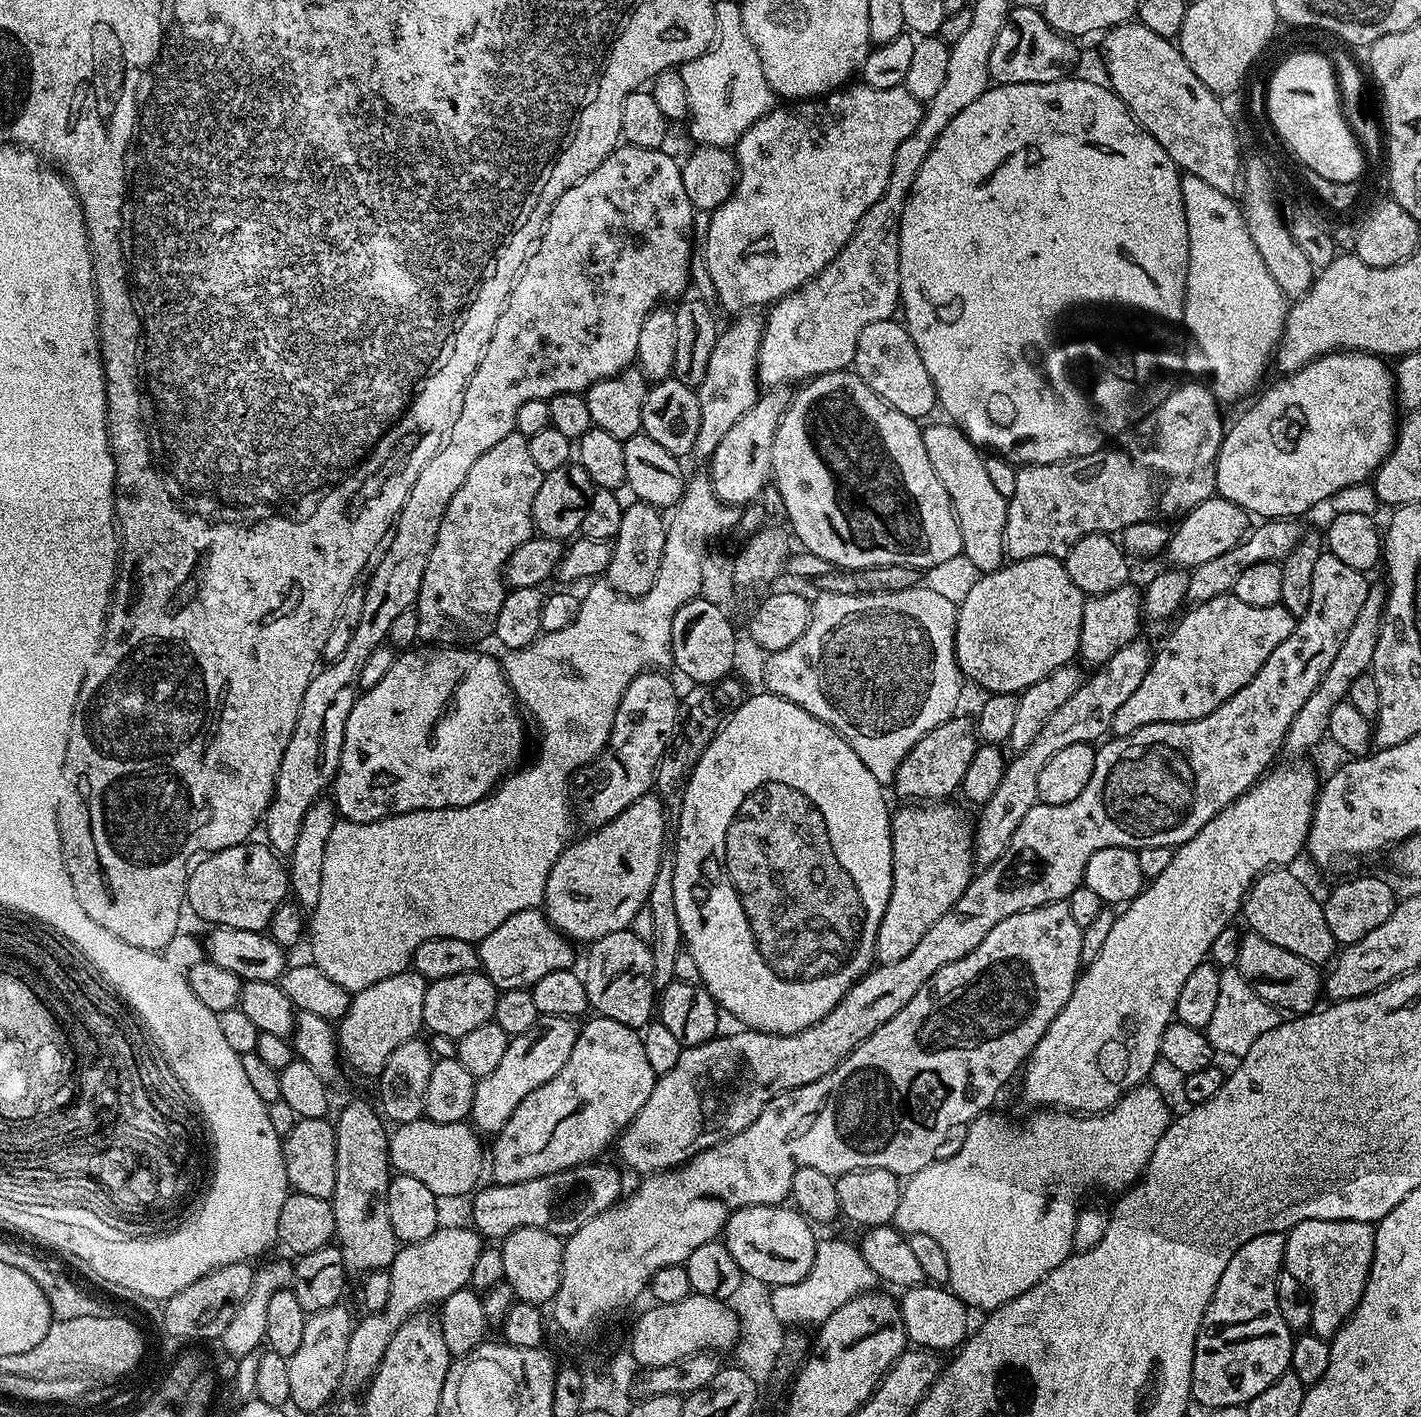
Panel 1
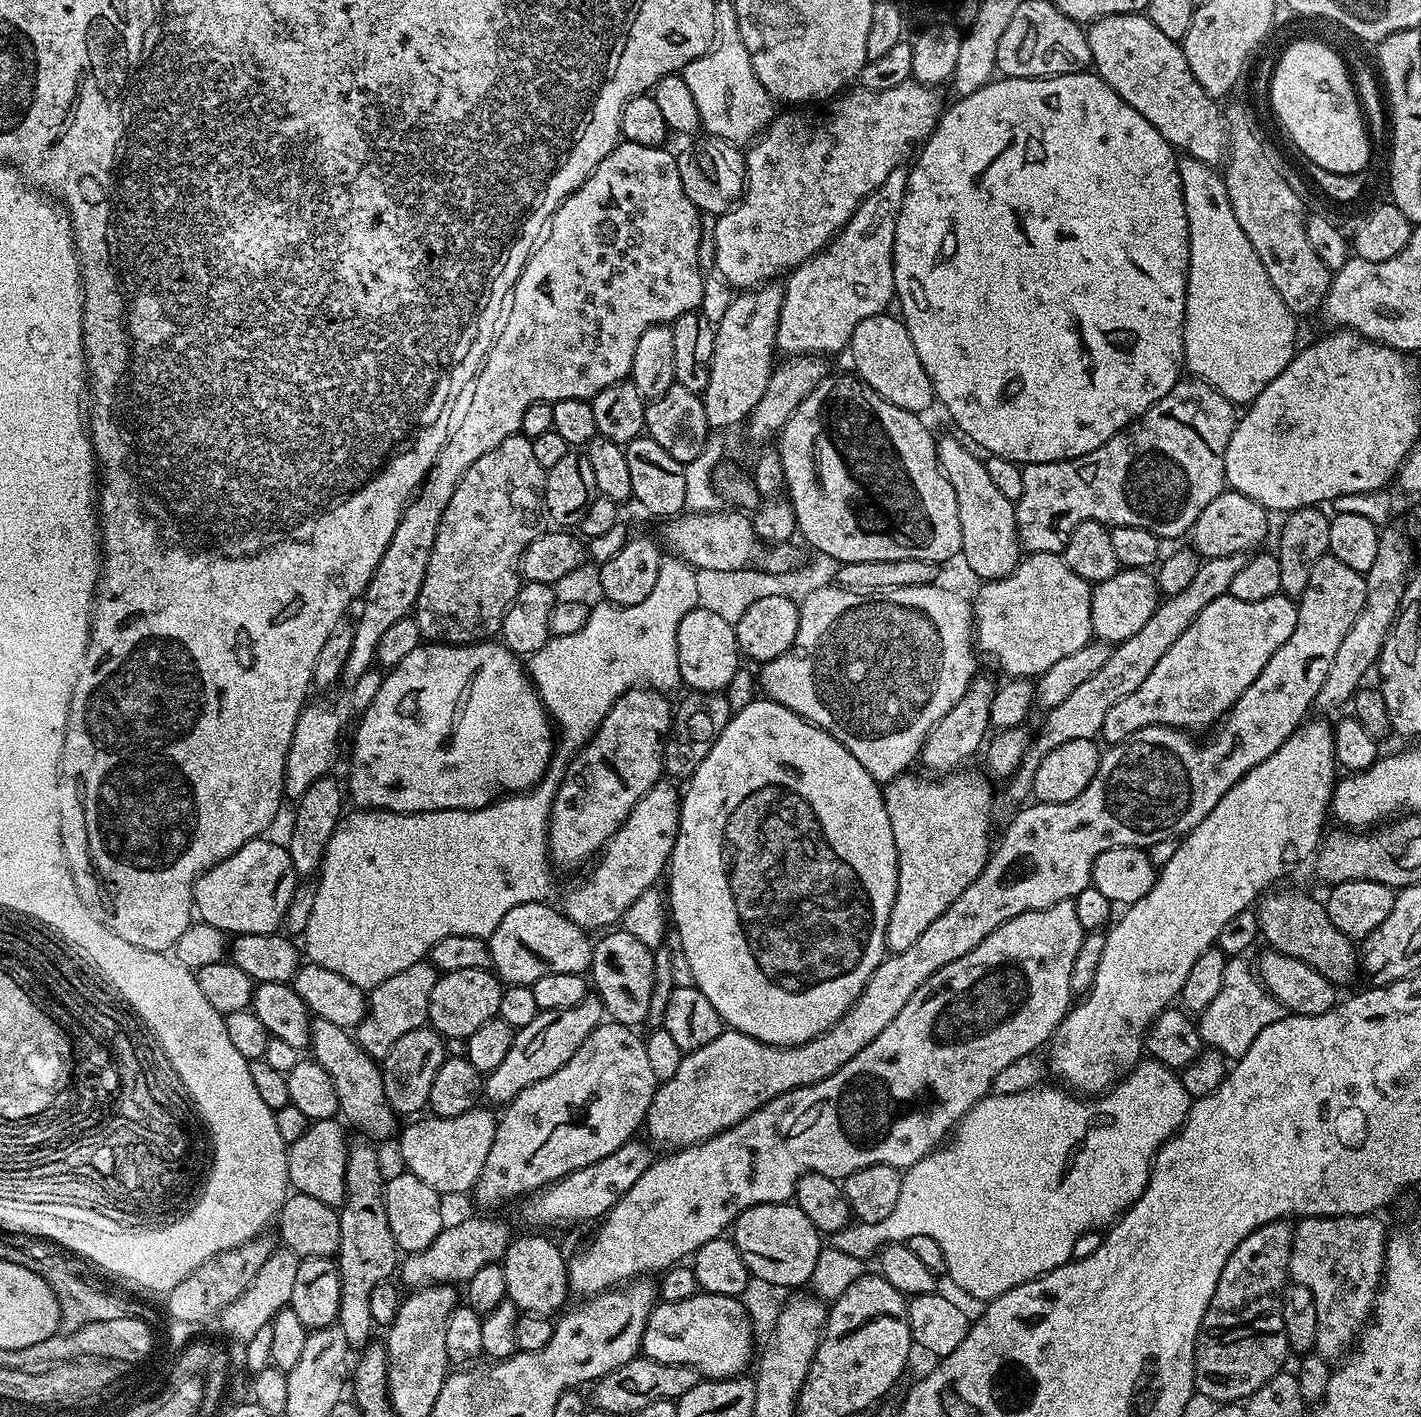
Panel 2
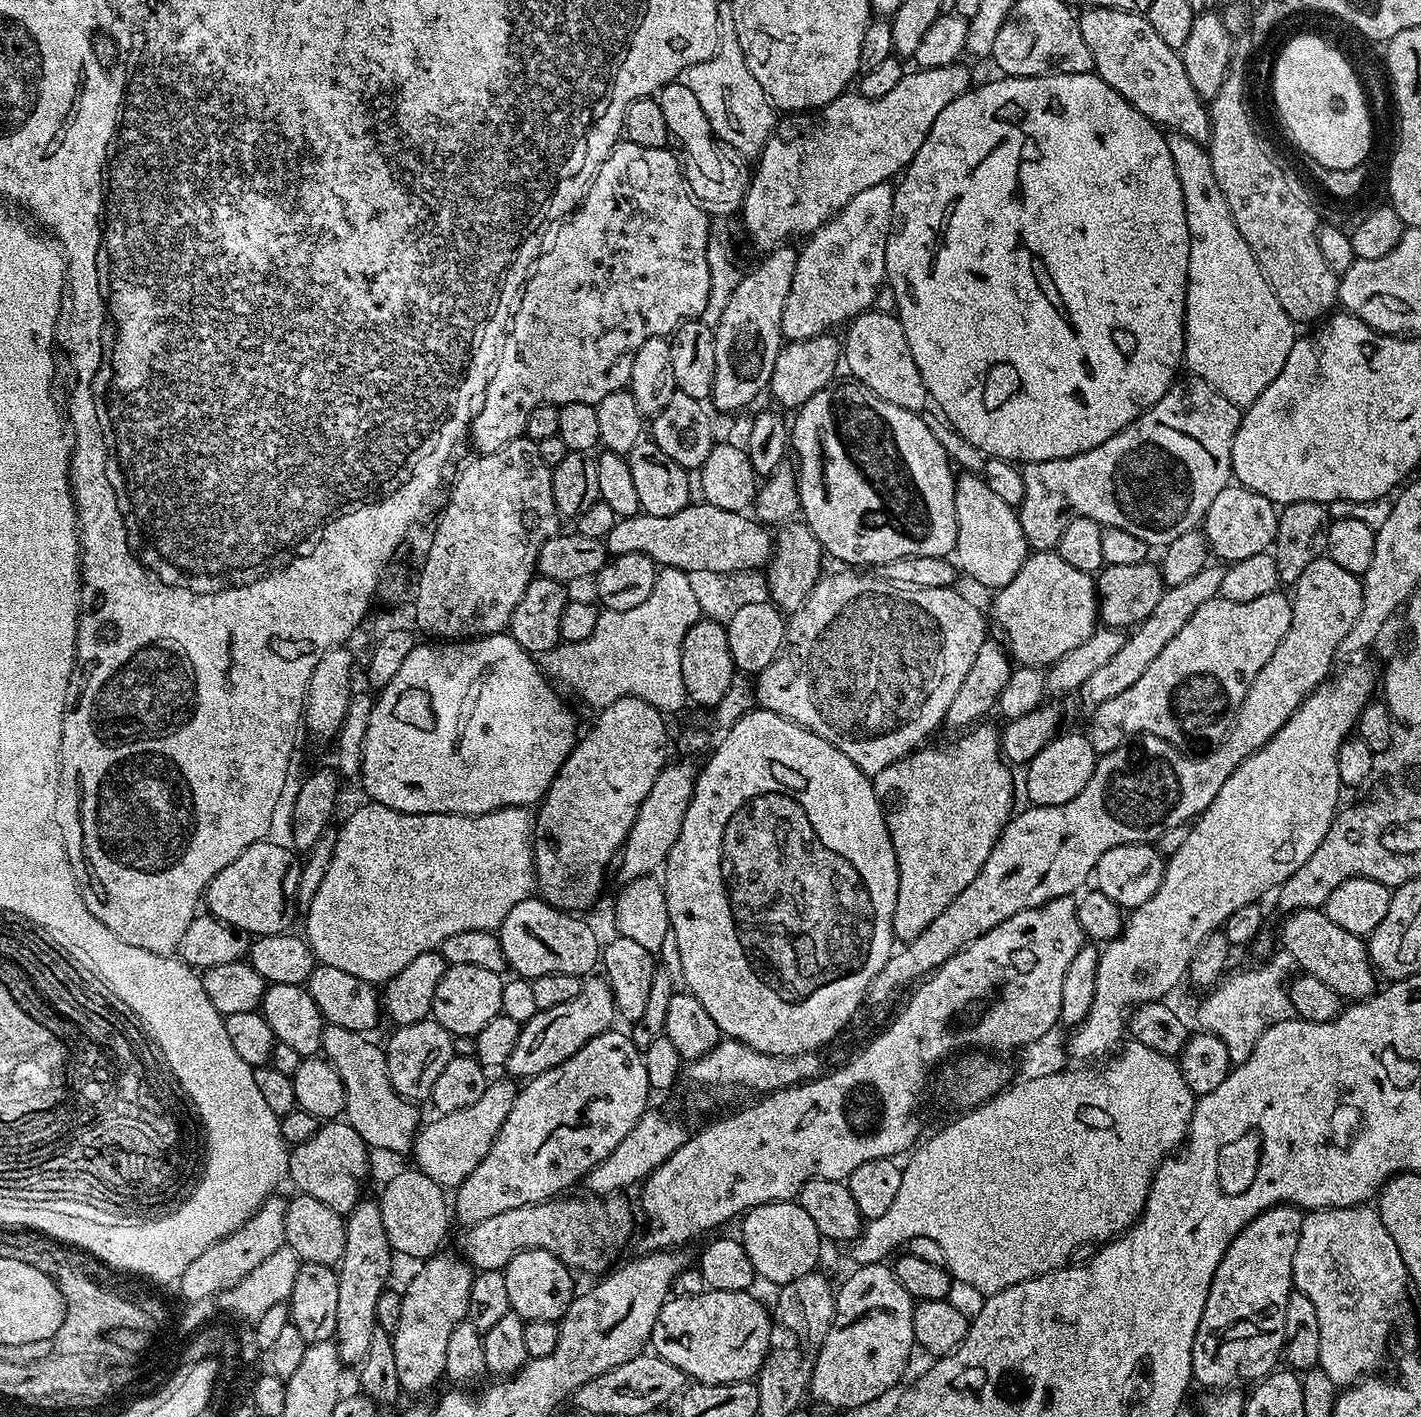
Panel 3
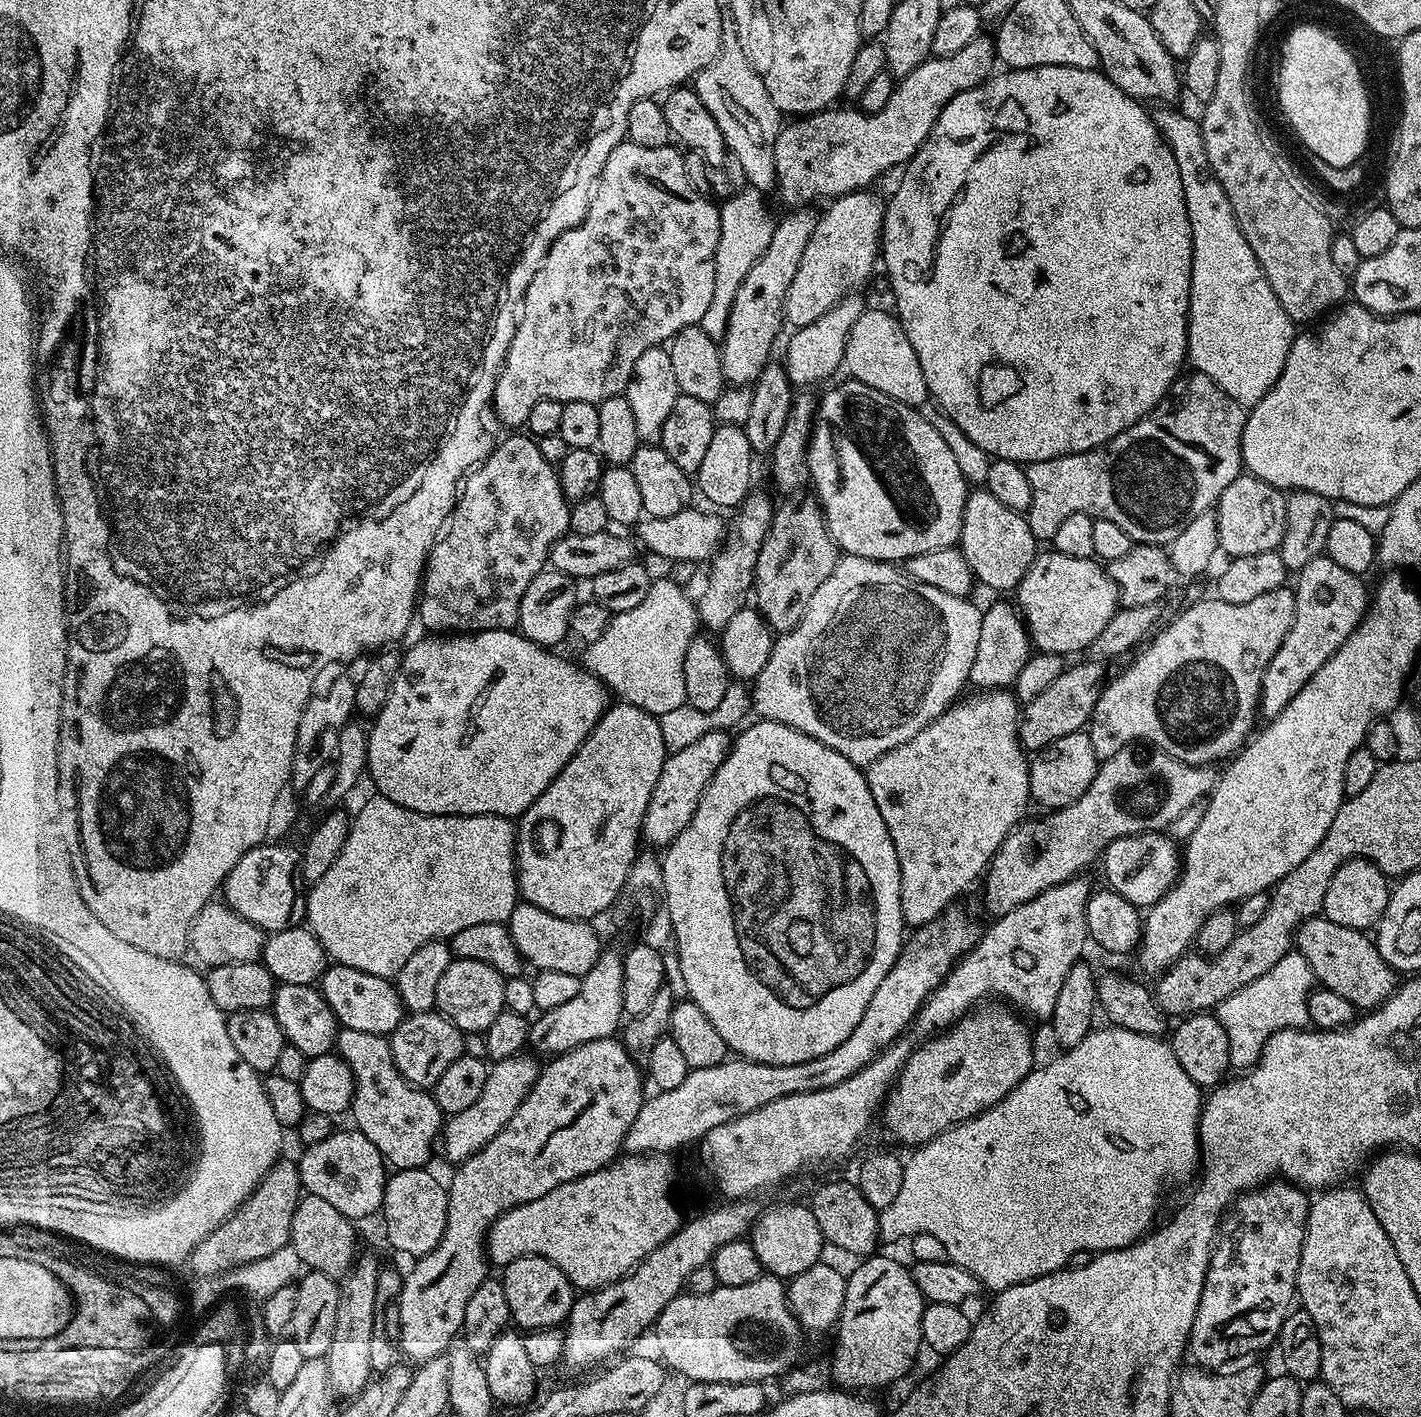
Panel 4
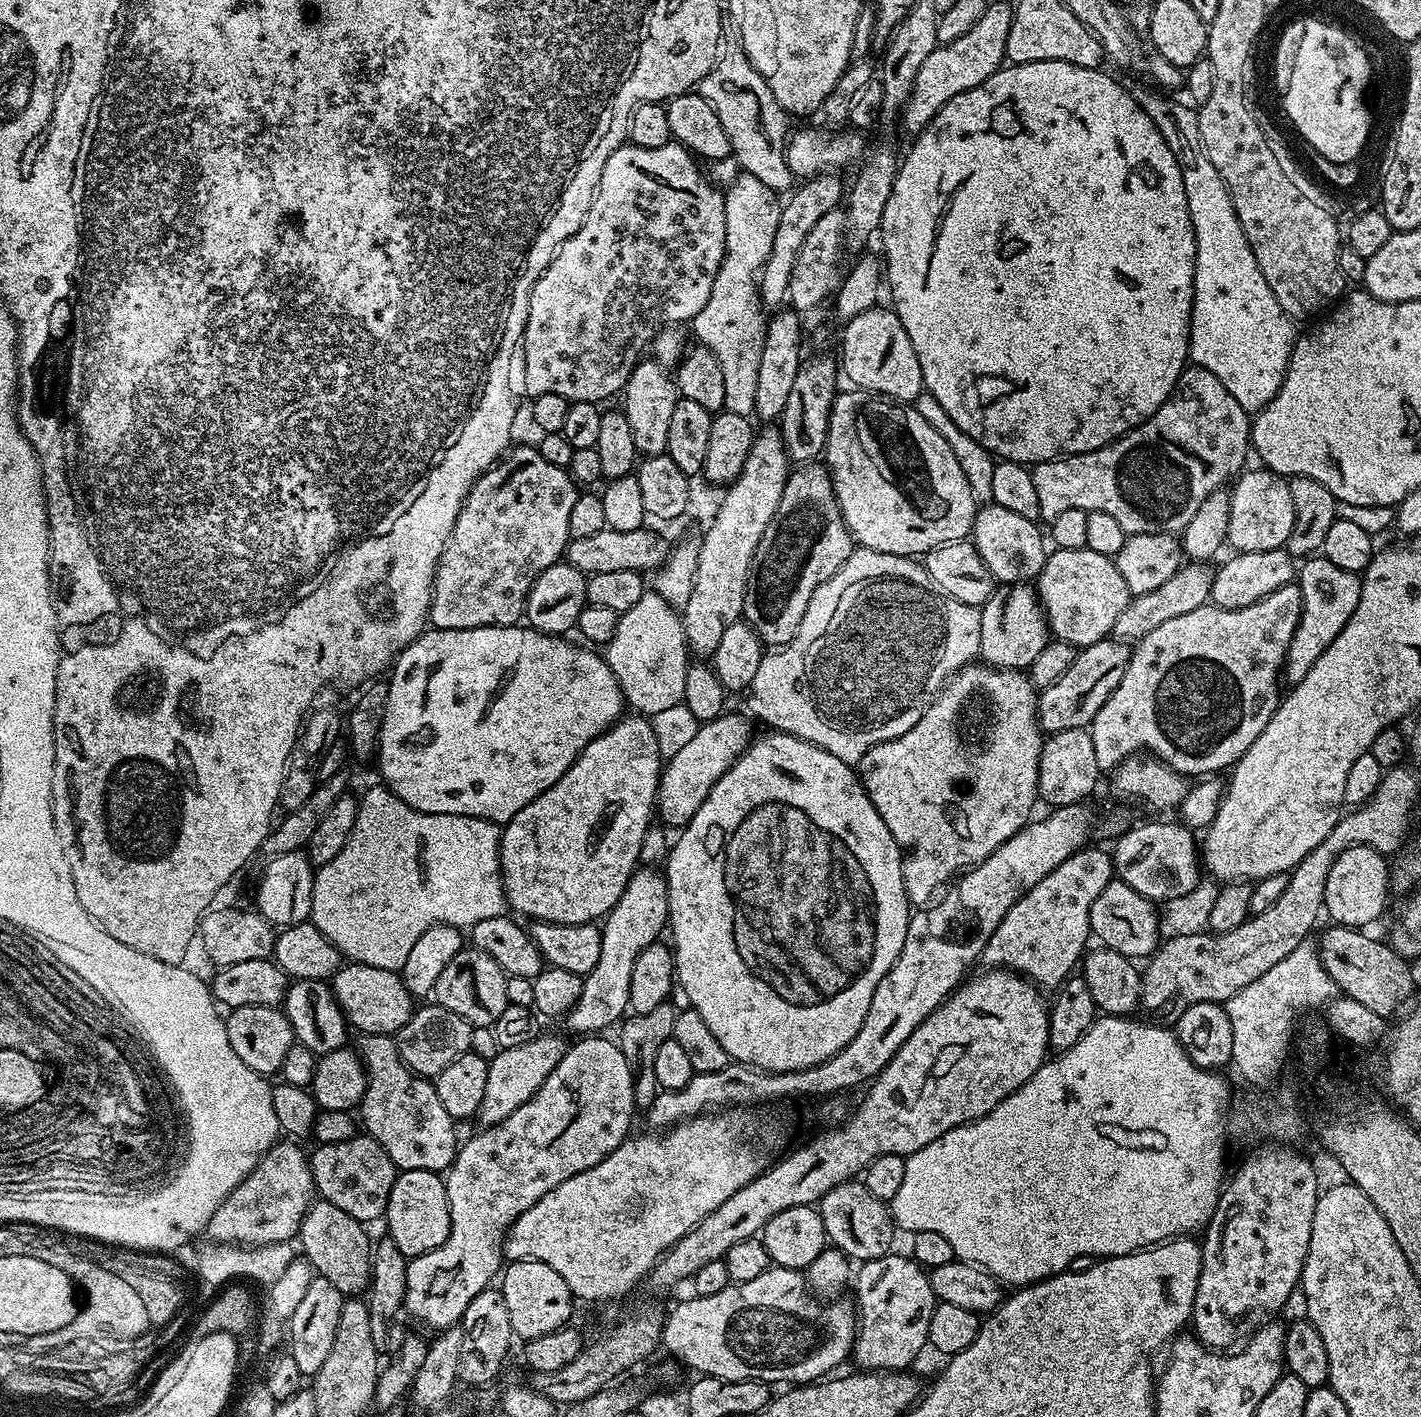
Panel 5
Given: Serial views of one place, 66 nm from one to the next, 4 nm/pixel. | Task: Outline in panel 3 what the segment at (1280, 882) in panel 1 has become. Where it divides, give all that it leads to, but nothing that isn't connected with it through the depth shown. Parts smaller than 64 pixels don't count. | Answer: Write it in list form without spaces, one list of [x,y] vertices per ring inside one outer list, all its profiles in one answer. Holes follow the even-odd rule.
[[[1300,908],[1283,917],[1284,925],[1280,928],[1280,940],[1283,951],[1288,953],[1295,967],[1301,973],[1318,978],[1330,986],[1345,1001],[1359,1002],[1368,999],[1377,991],[1378,973],[1372,967],[1368,957],[1367,943],[1361,937],[1334,926],[1325,912],[1318,908]]]

